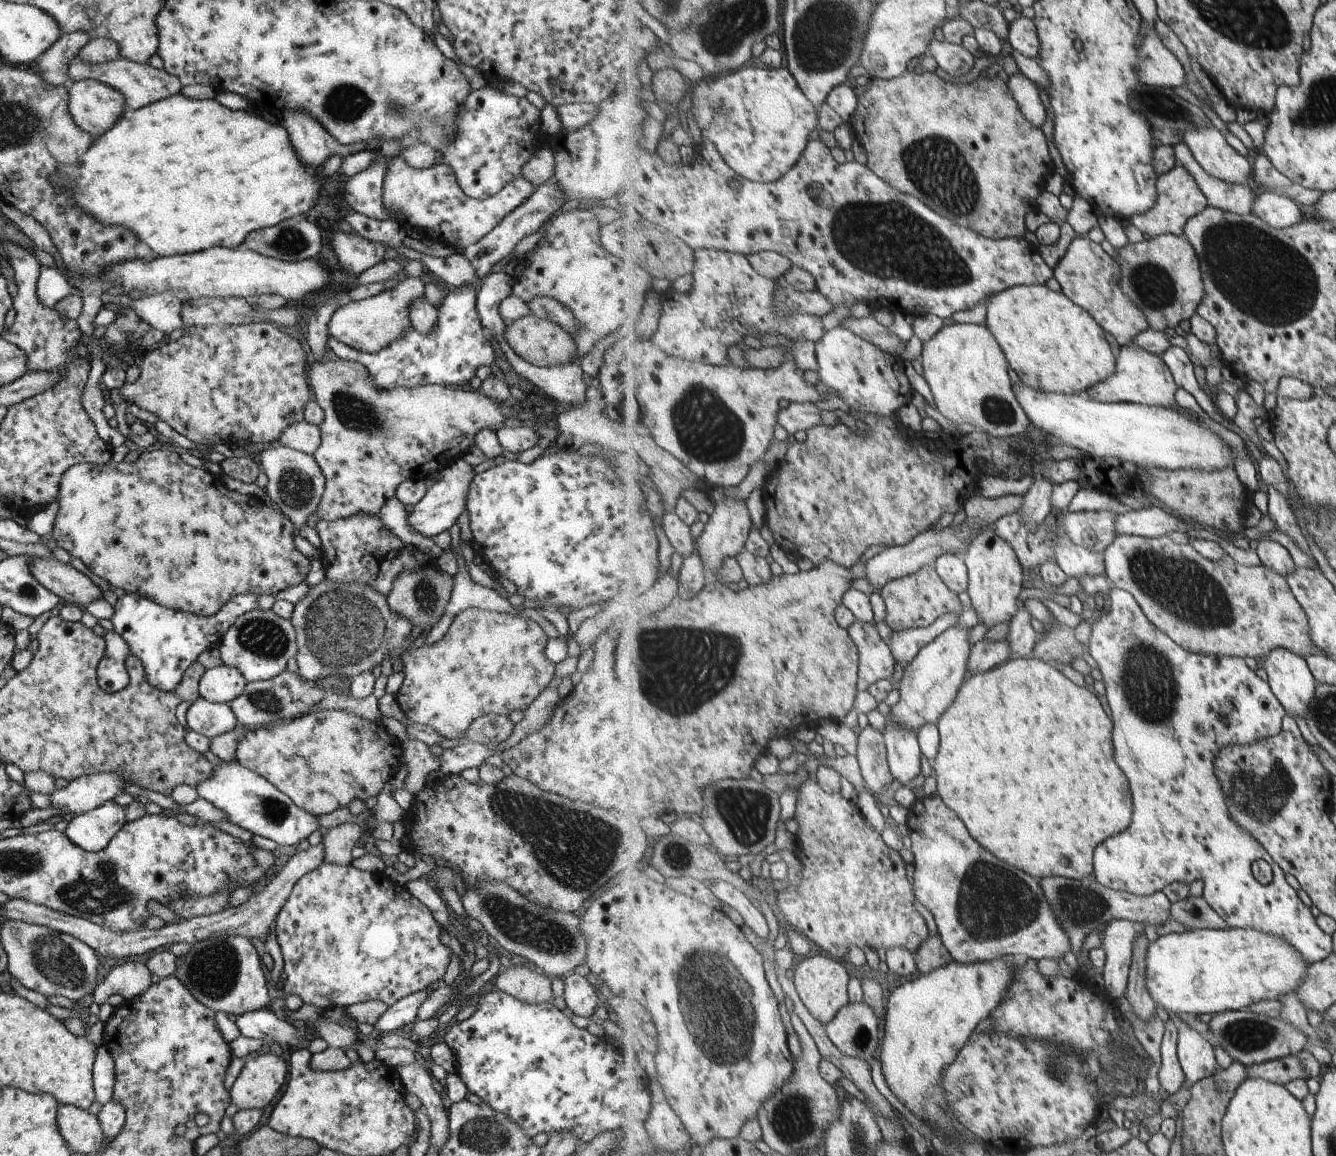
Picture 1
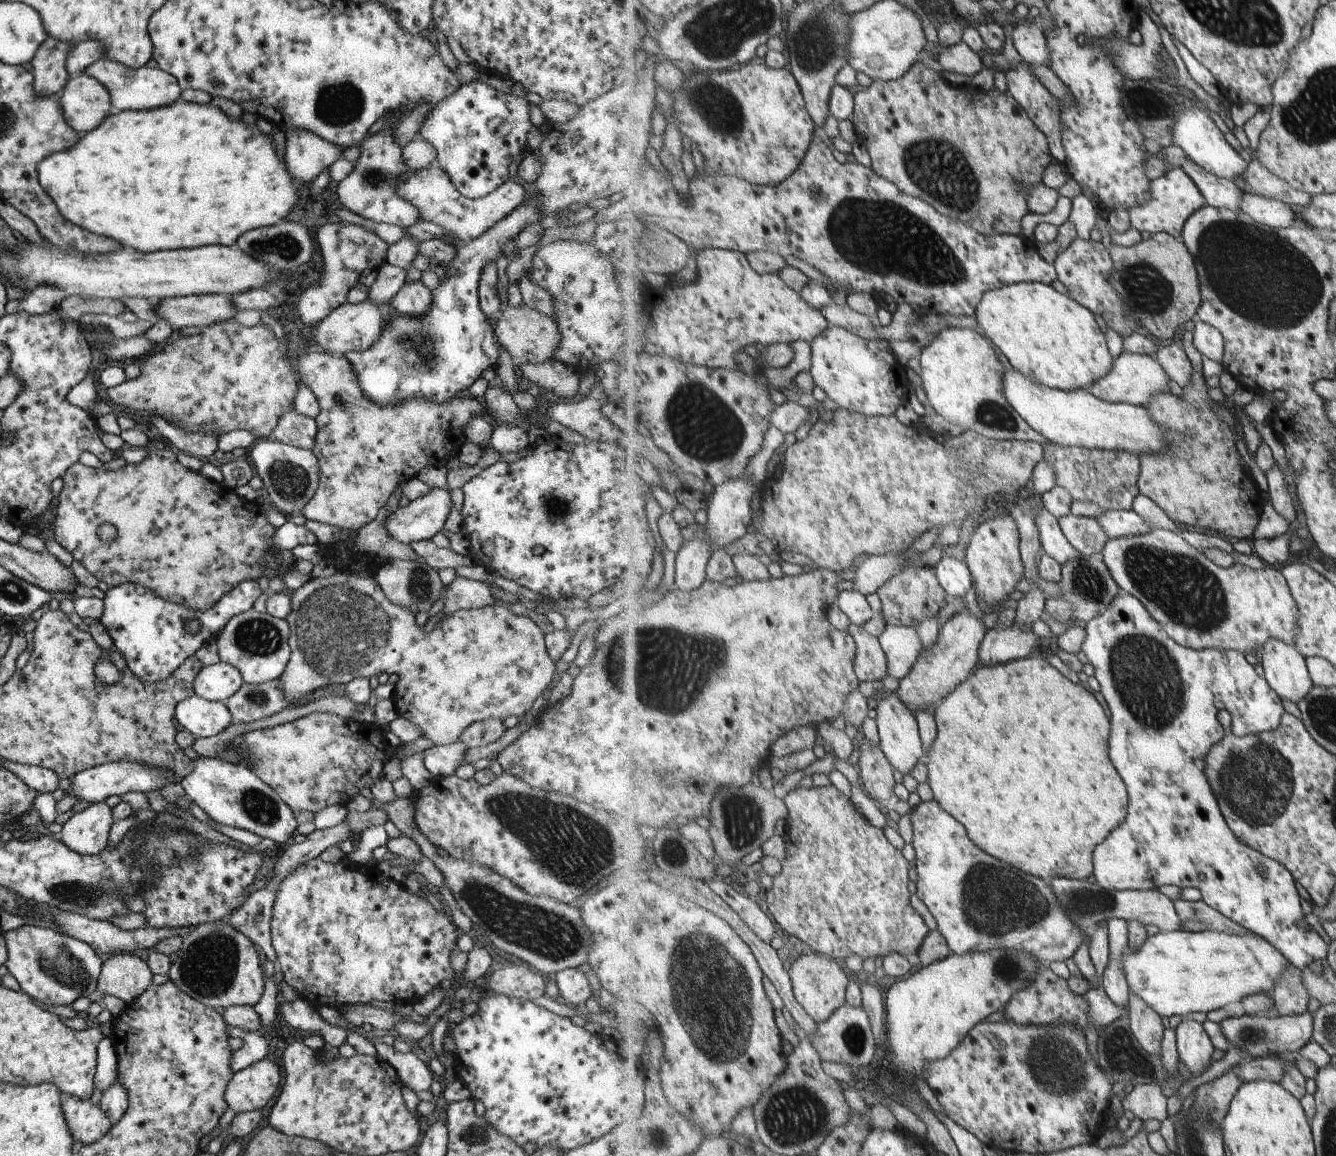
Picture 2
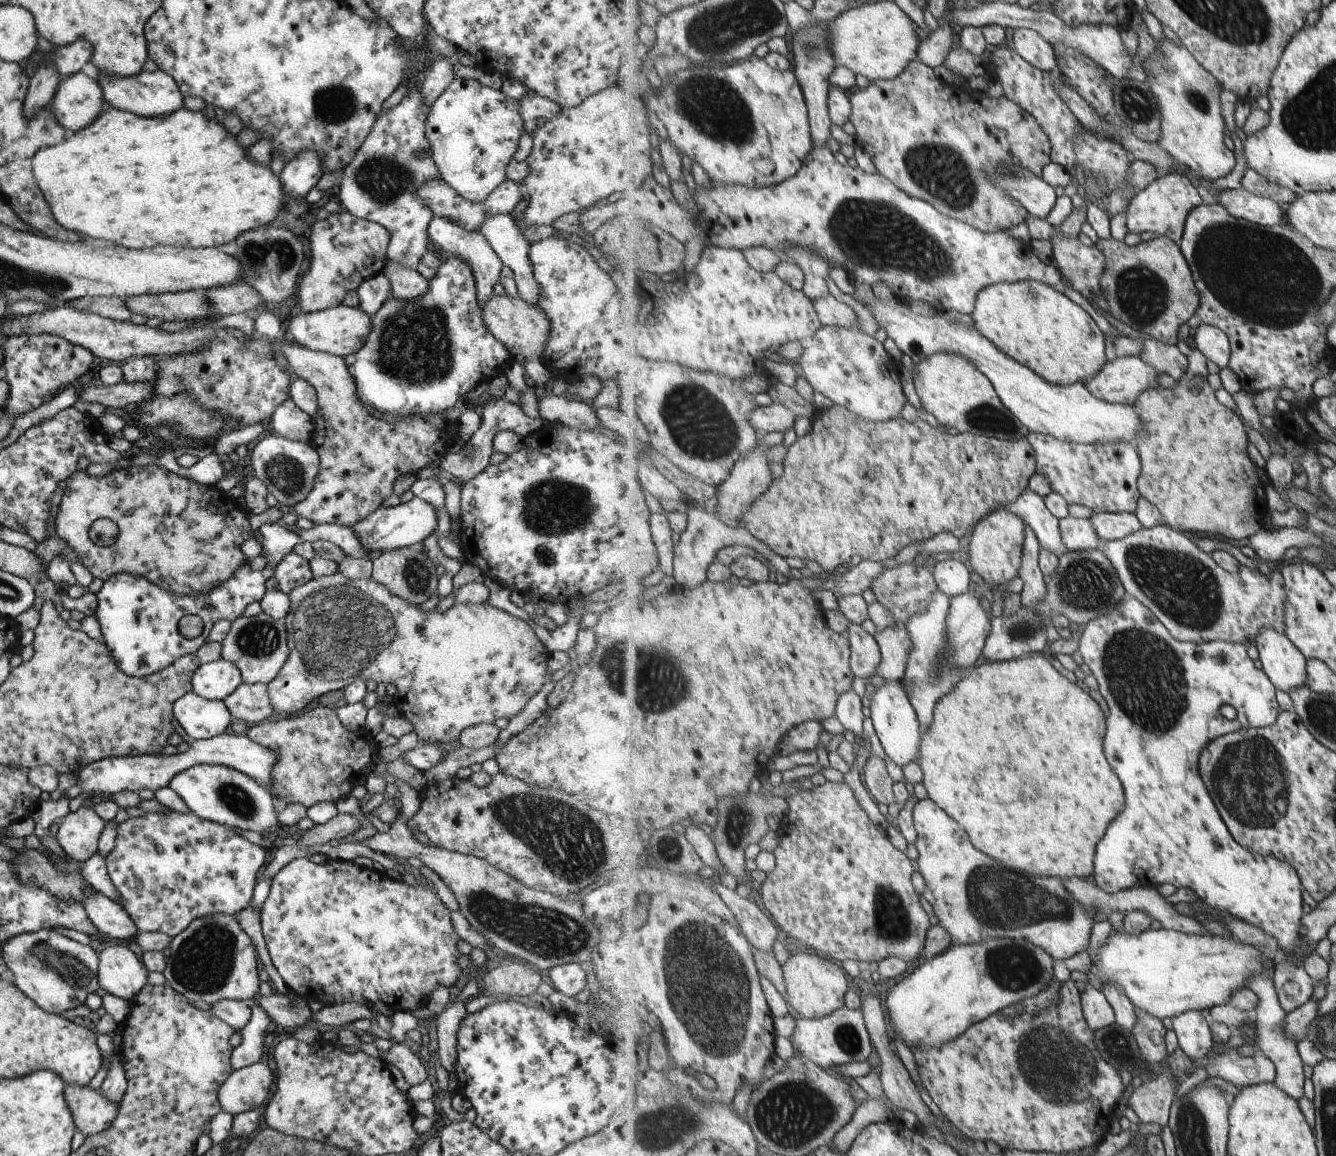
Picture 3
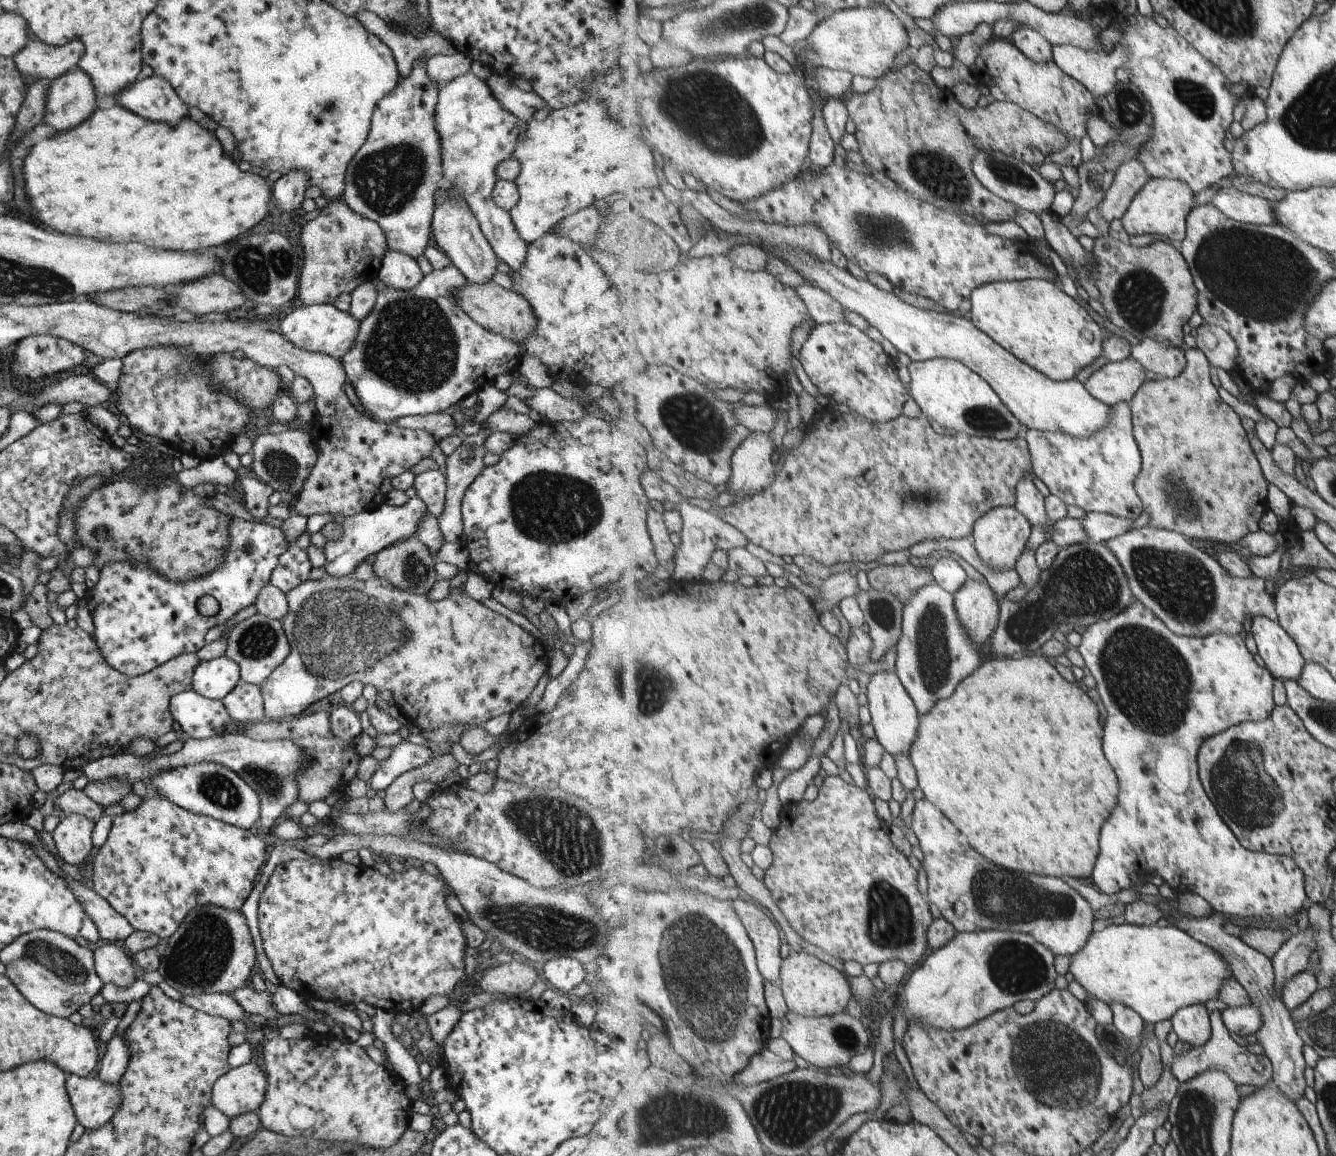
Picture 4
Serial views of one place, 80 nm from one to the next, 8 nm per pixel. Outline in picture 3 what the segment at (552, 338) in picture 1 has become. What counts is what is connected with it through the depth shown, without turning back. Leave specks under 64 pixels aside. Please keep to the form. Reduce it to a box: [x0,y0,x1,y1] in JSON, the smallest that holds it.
[478,294,550,365]

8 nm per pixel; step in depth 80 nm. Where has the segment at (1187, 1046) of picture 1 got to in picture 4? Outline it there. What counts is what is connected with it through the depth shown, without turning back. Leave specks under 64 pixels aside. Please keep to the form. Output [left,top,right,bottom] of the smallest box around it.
[1171,1005,1211,1048]

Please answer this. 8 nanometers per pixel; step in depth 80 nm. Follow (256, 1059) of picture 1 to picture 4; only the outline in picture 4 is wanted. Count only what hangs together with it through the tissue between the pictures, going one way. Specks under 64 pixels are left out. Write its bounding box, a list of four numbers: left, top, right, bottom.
[210,1063,266,1119]

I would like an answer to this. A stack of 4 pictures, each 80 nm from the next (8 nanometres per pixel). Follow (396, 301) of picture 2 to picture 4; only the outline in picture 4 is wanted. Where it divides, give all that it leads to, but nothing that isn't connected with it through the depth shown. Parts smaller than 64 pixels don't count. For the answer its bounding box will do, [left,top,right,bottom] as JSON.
[377,248,423,291]

